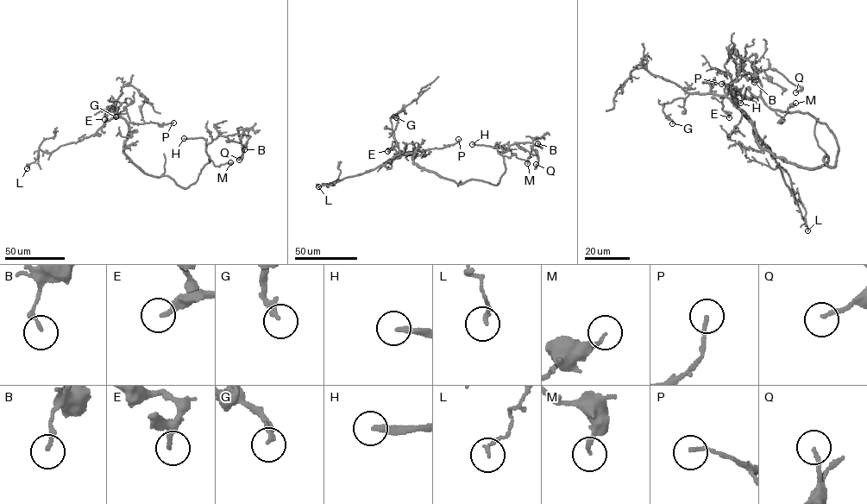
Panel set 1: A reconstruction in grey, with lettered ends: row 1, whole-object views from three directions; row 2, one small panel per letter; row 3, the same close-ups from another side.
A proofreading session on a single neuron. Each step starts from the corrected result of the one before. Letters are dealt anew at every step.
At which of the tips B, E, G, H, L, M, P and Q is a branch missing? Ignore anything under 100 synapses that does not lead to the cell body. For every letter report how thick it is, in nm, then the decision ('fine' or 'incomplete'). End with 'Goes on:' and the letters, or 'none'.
B: 180 nm | fine
E: 200 nm | fine
G: 200 nm | fine
H: 240 nm | incomplete
L: 150 nm | fine
M: 160 nm | fine
P: 150 nm | fine
Q: 160 nm | fine
Goes on: H

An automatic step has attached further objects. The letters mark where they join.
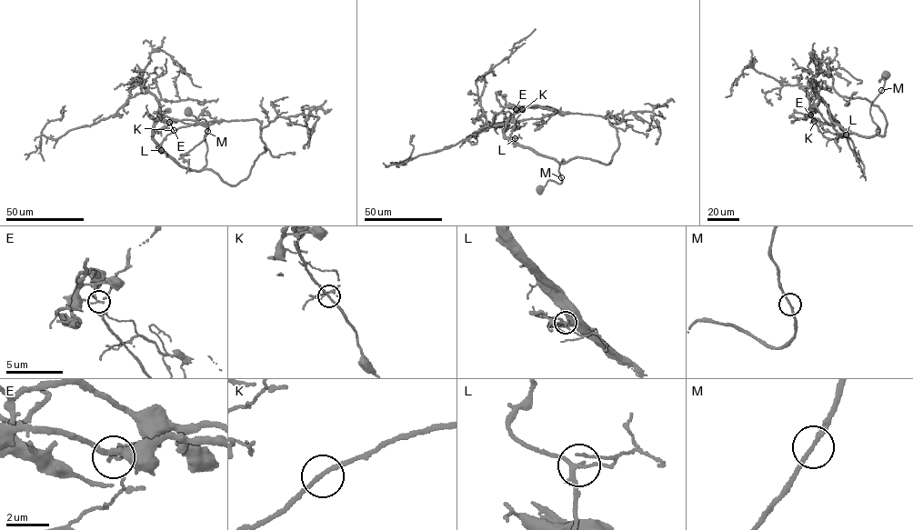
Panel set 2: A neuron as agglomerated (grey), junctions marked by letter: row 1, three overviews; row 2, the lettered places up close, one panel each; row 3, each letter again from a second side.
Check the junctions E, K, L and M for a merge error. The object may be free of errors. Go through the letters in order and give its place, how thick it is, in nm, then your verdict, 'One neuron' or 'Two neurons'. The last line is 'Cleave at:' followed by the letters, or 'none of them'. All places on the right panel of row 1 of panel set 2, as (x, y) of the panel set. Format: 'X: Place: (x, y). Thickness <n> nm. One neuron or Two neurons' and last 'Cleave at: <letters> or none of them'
E: Place: (810, 114). Thickness 110 nm. Two neurons
K: Place: (814, 121). Thickness 170 nm. One neuron
L: Place: (846, 134). Thickness 160 nm. One neuron
M: Place: (881, 90). Thickness 190 nm. One neuron
Cleave at: E

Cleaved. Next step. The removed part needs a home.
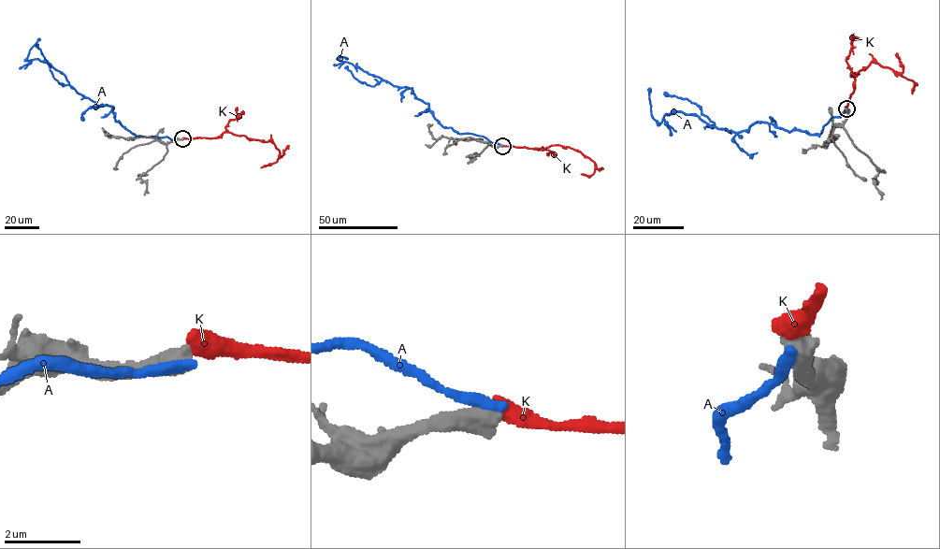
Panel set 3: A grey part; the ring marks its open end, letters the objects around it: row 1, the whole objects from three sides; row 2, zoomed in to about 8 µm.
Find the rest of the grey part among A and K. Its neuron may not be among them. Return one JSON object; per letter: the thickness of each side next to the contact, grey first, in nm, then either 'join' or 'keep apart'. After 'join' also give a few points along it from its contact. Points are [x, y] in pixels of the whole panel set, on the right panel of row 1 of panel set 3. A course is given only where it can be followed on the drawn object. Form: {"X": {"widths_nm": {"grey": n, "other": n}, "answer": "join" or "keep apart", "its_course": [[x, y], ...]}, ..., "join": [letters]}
{"A": {"widths_nm": {"grey": 600, "other": 320}, "answer": "keep apart"}, "K": {"widths_nm": {"grey": 550, "other": 500}, "answer": "keep apart"}, "join": []}

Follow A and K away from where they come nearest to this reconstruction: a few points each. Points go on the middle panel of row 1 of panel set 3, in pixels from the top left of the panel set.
A: (501, 145), (482, 136), (458, 134), (443, 126), (412, 89), (393, 85), (339, 59), (347, 58)
K: (502, 145), (539, 150), (552, 145), (570, 147), (581, 151), (595, 165), (590, 176), (581, 174)

